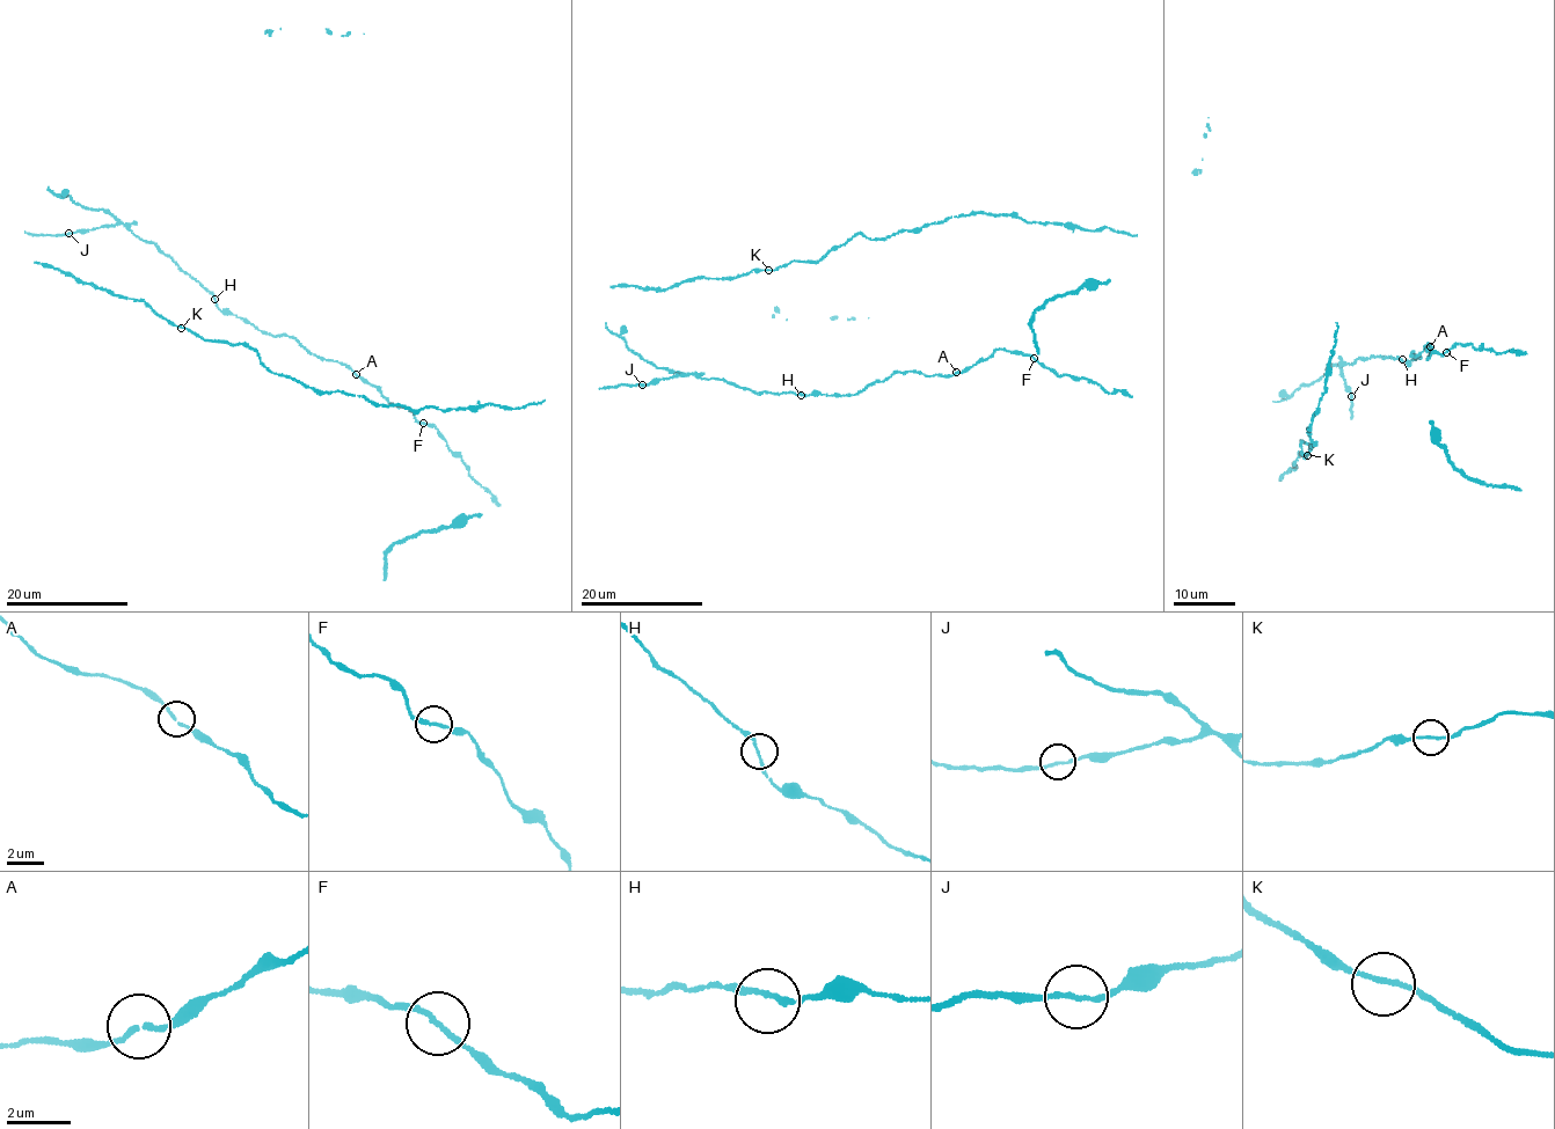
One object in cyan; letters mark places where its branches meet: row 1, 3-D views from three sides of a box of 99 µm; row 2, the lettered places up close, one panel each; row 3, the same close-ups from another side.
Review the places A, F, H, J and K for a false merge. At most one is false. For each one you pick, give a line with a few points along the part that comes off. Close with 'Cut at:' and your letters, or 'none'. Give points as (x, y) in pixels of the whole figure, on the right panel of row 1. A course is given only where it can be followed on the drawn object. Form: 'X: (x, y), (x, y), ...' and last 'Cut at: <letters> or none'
Cut at: none

